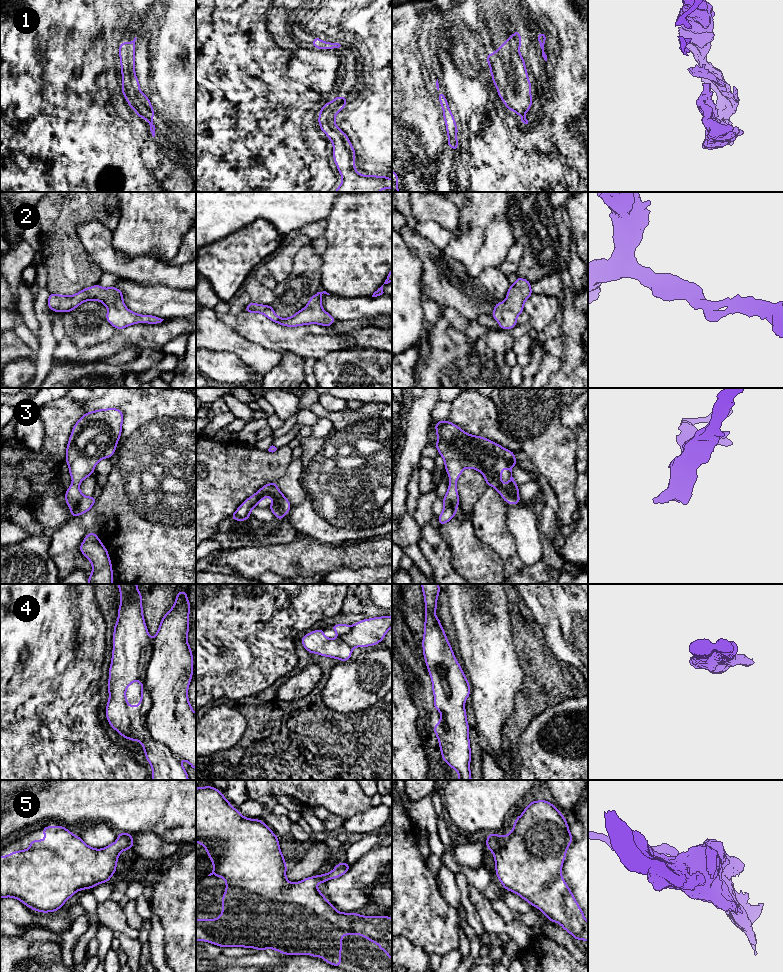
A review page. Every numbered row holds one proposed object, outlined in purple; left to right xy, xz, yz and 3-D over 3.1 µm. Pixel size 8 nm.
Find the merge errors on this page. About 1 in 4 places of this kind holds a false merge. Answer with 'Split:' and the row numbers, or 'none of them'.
Split: 4

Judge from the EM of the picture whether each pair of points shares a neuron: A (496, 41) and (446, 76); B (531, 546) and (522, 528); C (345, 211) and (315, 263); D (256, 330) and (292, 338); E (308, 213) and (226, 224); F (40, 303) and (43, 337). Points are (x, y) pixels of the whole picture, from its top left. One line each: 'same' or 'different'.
A: same
B: same
C: different
D: same
E: same
F: same

